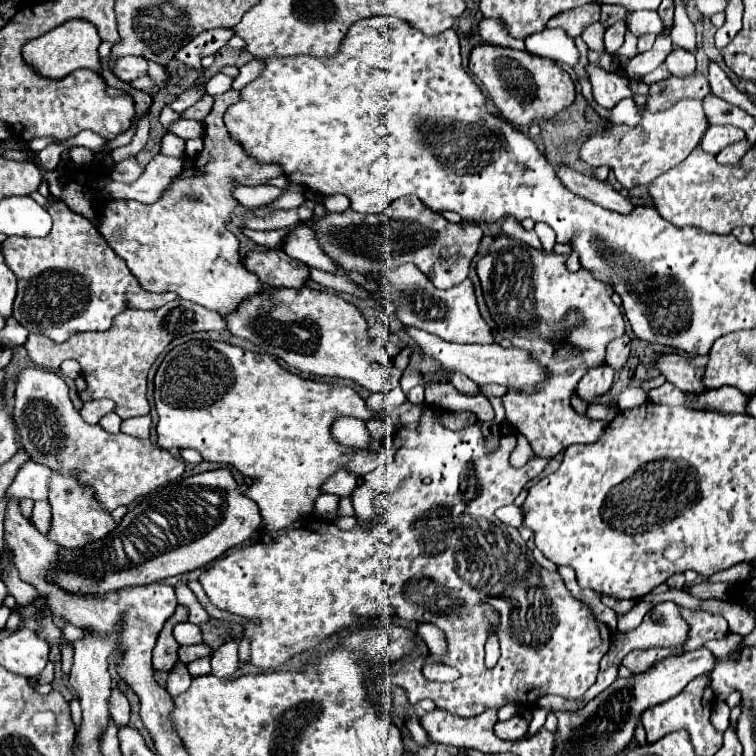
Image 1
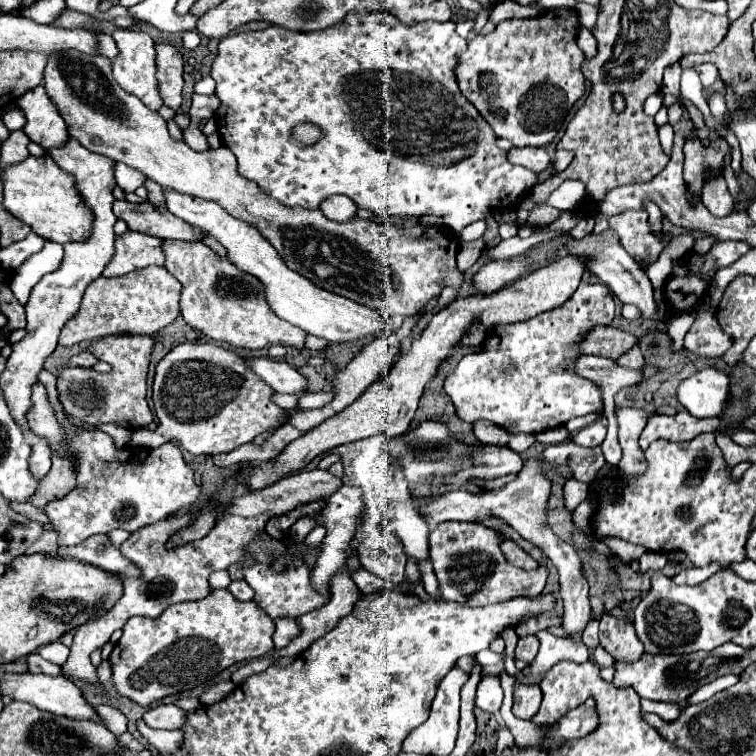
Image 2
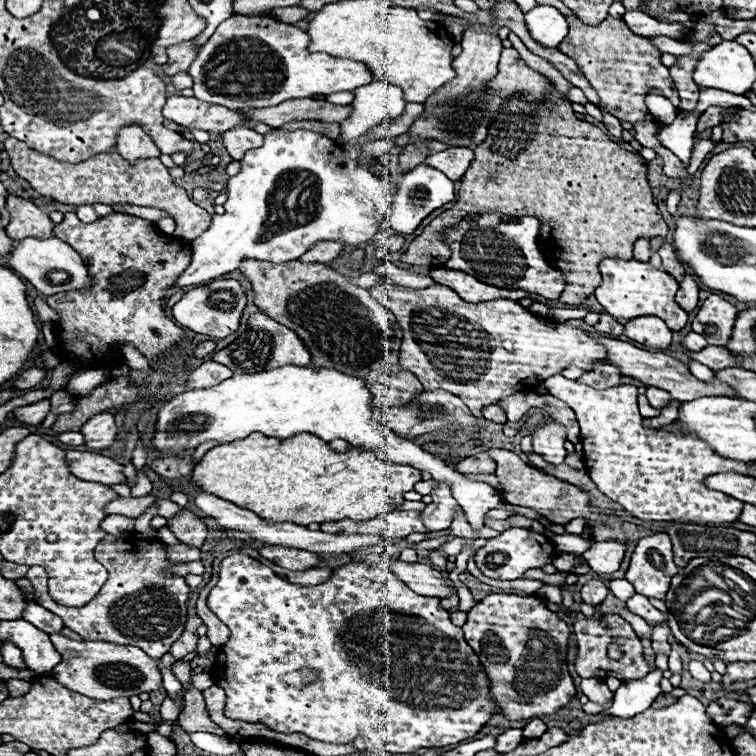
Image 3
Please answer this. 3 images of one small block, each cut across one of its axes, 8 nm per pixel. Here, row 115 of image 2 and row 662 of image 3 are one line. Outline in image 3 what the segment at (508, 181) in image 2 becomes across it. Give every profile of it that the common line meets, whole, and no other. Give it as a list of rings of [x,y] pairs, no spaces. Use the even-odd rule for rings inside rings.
[[[234,554],[234,556],[228,556],[228,558],[222,560],[222,564],[220,564],[220,580],[218,580],[218,584],[216,584],[216,586],[210,590],[210,594],[208,594],[208,606],[210,606],[210,610],[230,628],[230,640],[218,650],[218,658],[216,658],[216,662],[214,662],[212,670],[210,670],[214,684],[218,684],[220,688],[226,690],[228,700],[226,700],[226,710],[224,710],[224,712],[226,712],[228,718],[234,718],[234,720],[248,720],[248,722],[260,722],[260,724],[266,724],[268,728],[276,730],[276,732],[282,732],[282,734],[294,734],[294,732],[298,732],[298,734],[304,734],[304,736],[308,736],[308,738],[312,738],[312,740],[330,742],[330,744],[348,744],[348,742],[352,742],[356,736],[364,736],[364,738],[370,740],[372,744],[388,744],[388,742],[394,742],[394,744],[396,744],[396,750],[388,750],[388,752],[406,754],[406,752],[416,752],[418,748],[442,748],[442,746],[448,746],[448,744],[458,744],[458,742],[462,742],[462,740],[466,740],[466,738],[472,738],[474,734],[478,734],[478,732],[482,730],[482,726],[492,718],[492,714],[498,712],[498,706],[496,706],[492,700],[488,700],[488,690],[490,690],[490,688],[488,688],[488,680],[486,680],[486,674],[484,674],[484,670],[482,670],[482,664],[480,664],[478,656],[476,656],[474,650],[466,644],[464,634],[462,634],[462,628],[460,628],[460,626],[454,626],[454,624],[450,622],[450,612],[446,612],[446,610],[440,608],[440,598],[414,594],[414,592],[412,592],[402,580],[398,580],[390,570],[378,570],[378,568],[370,568],[370,566],[366,566],[366,564],[350,562],[350,564],[344,564],[344,566],[336,566],[336,568],[332,570],[332,576],[330,576],[326,582],[316,584],[316,586],[302,586],[302,584],[292,584],[292,582],[288,582],[288,580],[278,578],[268,566],[260,564],[258,560],[254,560],[254,558],[246,556],[246,554]],[[306,668],[316,672],[316,680],[314,680],[312,684],[306,684],[306,686],[290,686],[290,684],[286,684],[286,682],[282,680],[284,674],[288,674],[288,672],[298,672],[298,670],[306,670]]]

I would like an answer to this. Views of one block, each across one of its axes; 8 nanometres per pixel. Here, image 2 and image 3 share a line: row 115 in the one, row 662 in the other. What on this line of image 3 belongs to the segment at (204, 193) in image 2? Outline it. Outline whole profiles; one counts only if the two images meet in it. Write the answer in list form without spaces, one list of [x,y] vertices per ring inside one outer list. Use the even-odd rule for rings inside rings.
[[[60,632],[50,634],[50,640],[62,654],[62,662],[54,670],[46,672],[46,676],[78,694],[106,702],[114,698],[130,698],[142,692],[156,692],[162,688],[162,674],[158,670],[160,660],[152,660],[136,646],[120,646],[106,640],[72,640]]]

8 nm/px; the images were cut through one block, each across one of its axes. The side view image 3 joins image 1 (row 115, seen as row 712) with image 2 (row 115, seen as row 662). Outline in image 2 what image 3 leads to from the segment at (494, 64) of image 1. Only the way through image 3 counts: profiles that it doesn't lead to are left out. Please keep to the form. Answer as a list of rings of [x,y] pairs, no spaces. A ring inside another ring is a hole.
[[[548,10],[538,18],[526,20],[504,20],[490,34],[476,34],[468,40],[466,52],[458,54],[458,66],[454,68],[458,86],[462,94],[472,102],[482,118],[490,122],[492,130],[510,140],[514,146],[548,146],[558,130],[562,128],[566,114],[574,102],[584,94],[584,78],[580,64],[584,62],[584,52],[576,44],[578,16],[572,10]]]

